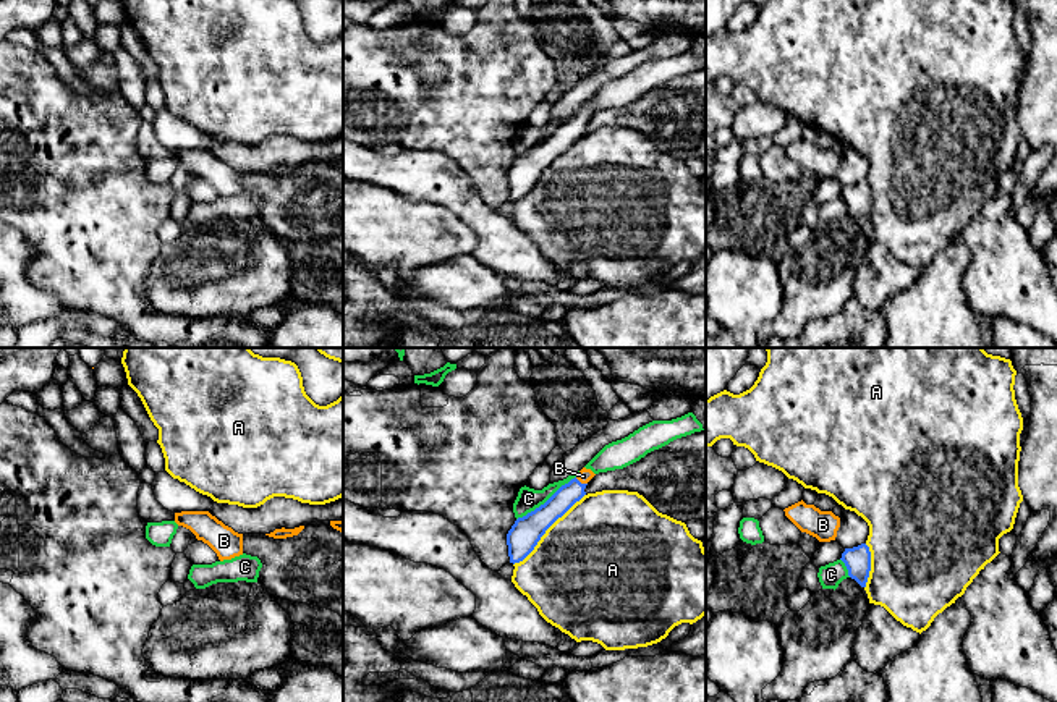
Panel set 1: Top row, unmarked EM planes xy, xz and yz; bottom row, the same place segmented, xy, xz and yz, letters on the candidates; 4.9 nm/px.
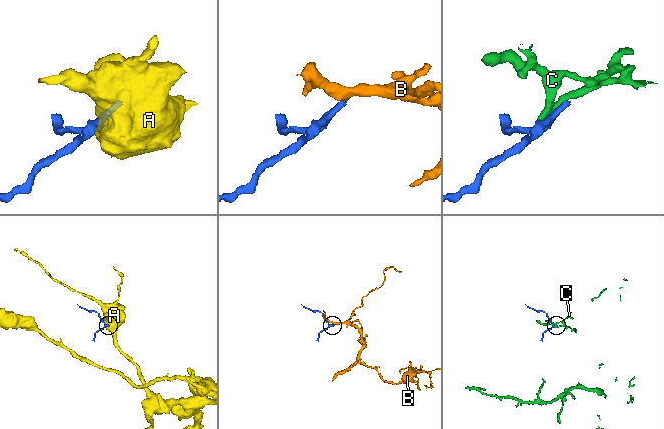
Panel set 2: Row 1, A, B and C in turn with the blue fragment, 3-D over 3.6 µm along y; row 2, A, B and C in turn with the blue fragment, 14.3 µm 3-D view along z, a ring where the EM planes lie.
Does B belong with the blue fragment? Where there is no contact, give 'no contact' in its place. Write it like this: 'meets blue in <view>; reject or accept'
meets blue in xz; accept

